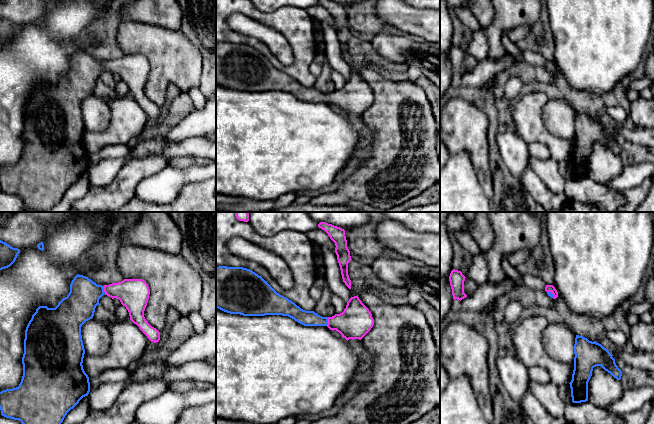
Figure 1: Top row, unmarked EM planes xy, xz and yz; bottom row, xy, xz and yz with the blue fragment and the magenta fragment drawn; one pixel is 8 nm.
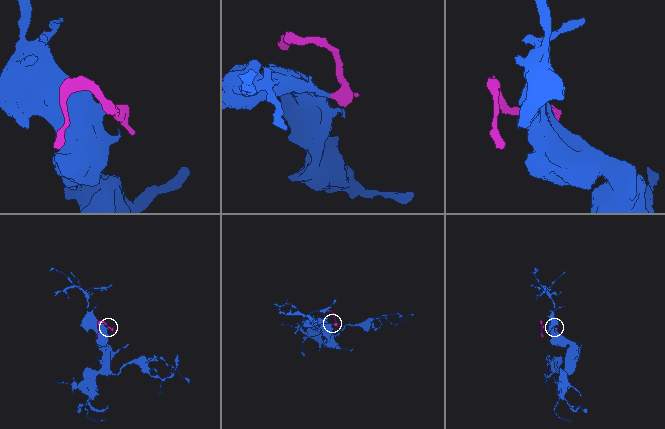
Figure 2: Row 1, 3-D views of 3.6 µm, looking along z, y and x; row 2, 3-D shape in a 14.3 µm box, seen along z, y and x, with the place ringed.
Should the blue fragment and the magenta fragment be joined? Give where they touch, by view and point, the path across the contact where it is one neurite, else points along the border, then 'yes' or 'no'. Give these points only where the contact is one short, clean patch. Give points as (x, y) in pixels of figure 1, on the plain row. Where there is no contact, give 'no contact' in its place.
contact xz (327, 97); way xz (307, 94), (327, 97), (356, 96); yes

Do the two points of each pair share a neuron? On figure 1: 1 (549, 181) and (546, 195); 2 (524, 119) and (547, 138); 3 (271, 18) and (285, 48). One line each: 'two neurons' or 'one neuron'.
1: two neurons
2: one neuron
3: two neurons

